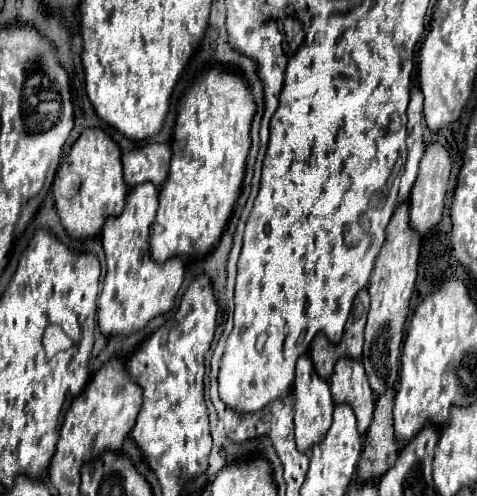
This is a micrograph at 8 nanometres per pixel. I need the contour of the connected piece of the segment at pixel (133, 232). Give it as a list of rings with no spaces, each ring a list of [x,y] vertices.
[[[147,181],[135,185],[129,195],[121,215],[109,217],[101,229],[101,243],[107,259],[107,275],[103,291],[97,303],[99,329],[105,335],[119,333],[129,335],[143,329],[153,317],[169,311],[173,307],[175,295],[181,289],[185,263],[181,257],[173,257],[165,263],[157,263],[149,251],[149,229],[157,211],[157,187]]]

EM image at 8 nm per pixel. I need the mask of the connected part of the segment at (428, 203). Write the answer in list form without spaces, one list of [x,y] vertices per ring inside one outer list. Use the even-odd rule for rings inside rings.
[[[439,143],[427,145],[419,165],[417,181],[409,195],[411,227],[421,235],[425,235],[441,221],[449,173],[451,159],[445,147]]]

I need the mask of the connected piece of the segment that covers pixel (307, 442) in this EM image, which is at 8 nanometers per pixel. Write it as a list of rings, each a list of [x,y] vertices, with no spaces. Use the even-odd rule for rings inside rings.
[[[301,355],[297,361],[293,395],[295,395],[295,441],[299,451],[307,451],[311,449],[311,445],[315,445],[315,441],[319,443],[323,439],[325,429],[329,429],[331,425],[331,413],[335,407],[329,391],[329,383],[317,375],[309,355]]]

